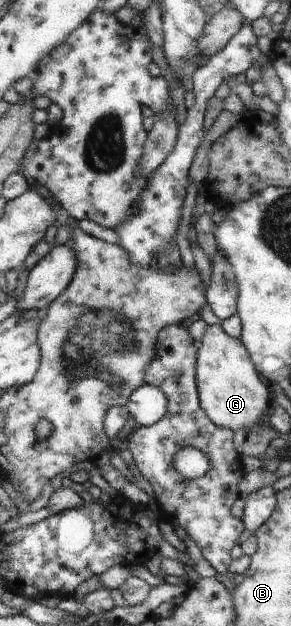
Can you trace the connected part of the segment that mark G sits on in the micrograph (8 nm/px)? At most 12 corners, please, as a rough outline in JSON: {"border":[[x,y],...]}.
{"border":[[223,323],[206,327],[197,382],[220,428],[254,429],[274,387]]}

